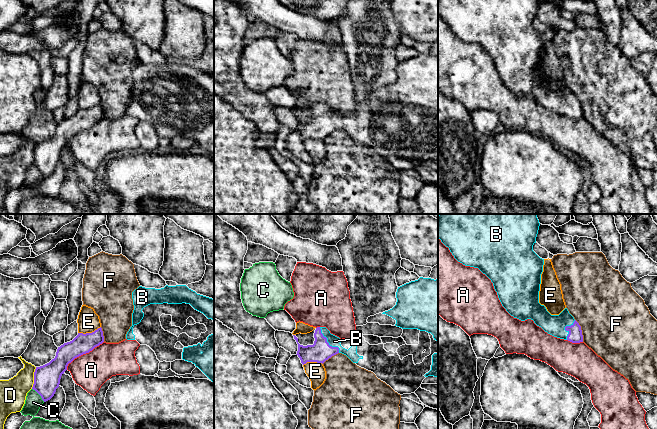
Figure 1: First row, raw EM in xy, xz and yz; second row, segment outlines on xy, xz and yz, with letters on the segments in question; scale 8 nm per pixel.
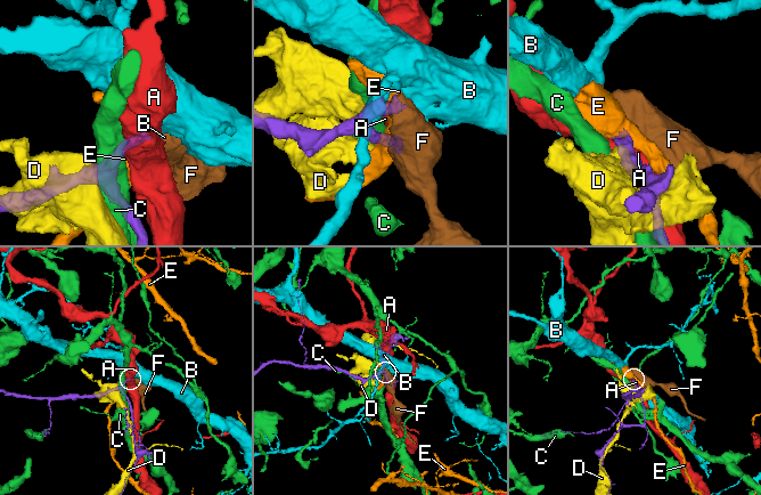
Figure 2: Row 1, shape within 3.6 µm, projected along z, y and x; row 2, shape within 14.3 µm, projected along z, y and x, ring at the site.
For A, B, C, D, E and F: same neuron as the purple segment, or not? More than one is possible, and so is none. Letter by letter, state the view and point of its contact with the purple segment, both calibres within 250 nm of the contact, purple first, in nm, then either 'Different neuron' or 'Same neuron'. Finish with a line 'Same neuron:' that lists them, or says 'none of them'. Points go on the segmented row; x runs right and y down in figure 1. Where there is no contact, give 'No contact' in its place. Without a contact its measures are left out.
A: Touches purple at xy (83, 353). Thickness 160 nm (purple) against 280 nm. Different neuron
B: Touches purple at xz (327, 342). Thickness 170 nm (purple) against 90 nm. Same neuron
C: Touches purple at xy (39, 394). Thickness 200 nm (purple) against 140 nm. Different neuron
D: Touches purple at xy (34, 378). Thickness 200 nm (purple) against 220 nm. Different neuron
E: Touches purple at xy (89, 333). Thickness 160 nm (purple) against 180 nm. Different neuron
F: Touches purple at yz (581, 330). Thickness 110 nm (purple) against 500 nm. Different neuron
Same neuron: B

